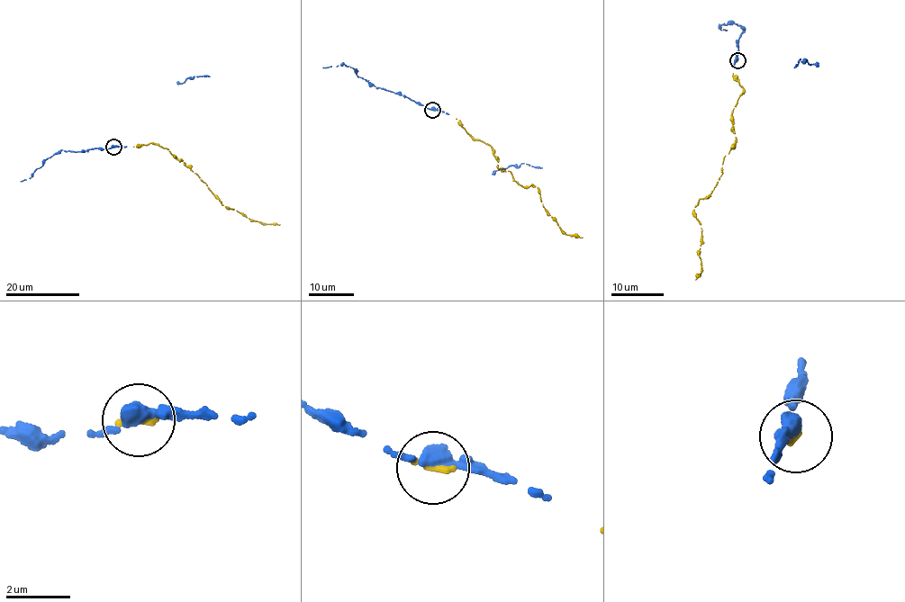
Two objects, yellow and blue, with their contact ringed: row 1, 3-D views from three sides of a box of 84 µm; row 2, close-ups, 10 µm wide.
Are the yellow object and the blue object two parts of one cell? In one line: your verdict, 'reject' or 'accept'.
accept

